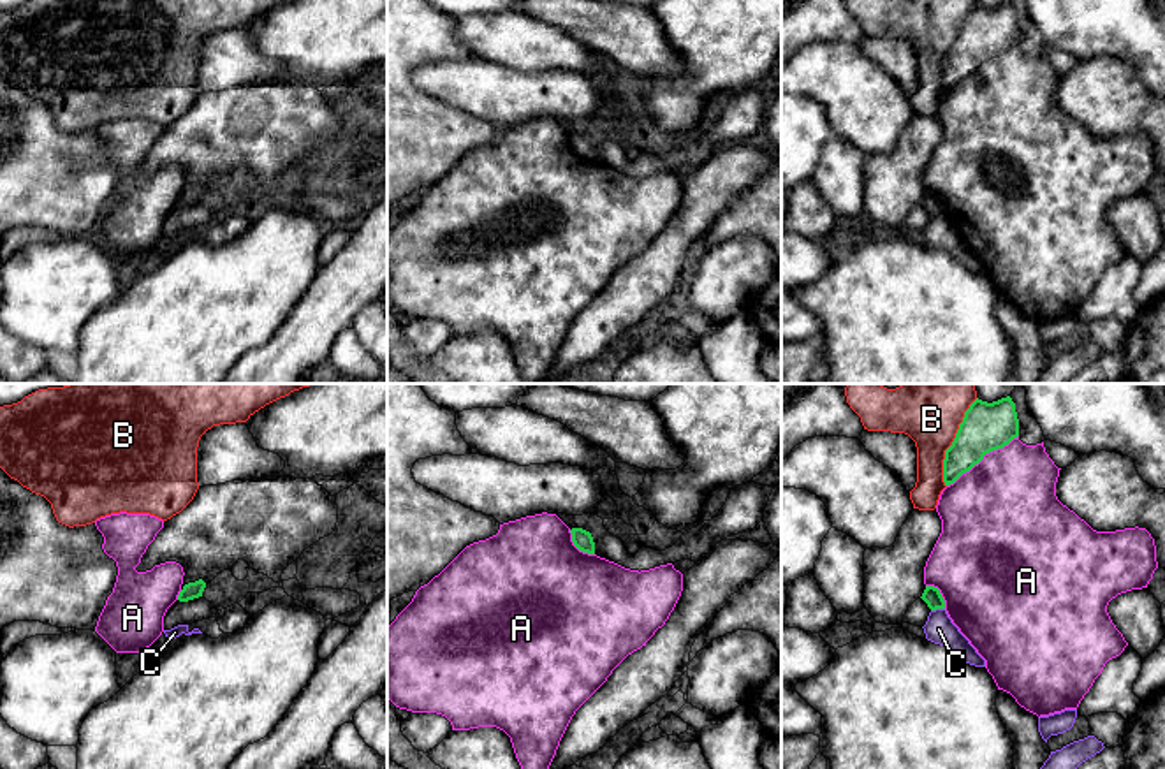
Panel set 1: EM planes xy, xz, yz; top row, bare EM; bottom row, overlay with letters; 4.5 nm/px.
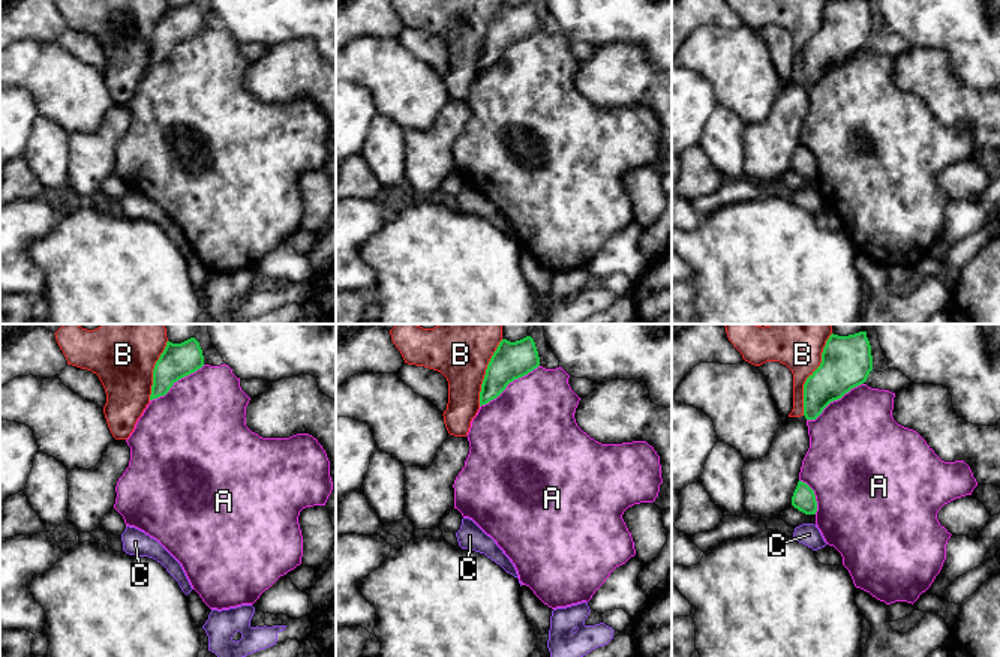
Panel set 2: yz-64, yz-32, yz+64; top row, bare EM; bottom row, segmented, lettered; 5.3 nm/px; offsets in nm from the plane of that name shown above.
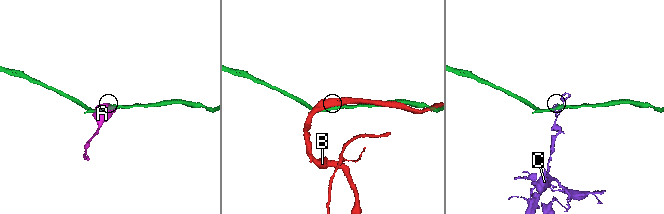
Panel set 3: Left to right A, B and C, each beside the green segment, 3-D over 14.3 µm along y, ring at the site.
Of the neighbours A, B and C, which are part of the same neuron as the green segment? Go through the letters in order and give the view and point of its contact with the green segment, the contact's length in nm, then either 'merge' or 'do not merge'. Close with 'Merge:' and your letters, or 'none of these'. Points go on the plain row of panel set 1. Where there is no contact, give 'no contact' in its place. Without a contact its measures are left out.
A: yz (982, 64) | 400 nm | do not merge
B: yz (952, 48) | 440 nm | do not merge
C: yz (937, 213) | 70 nm | do not merge
Merge: none of these

